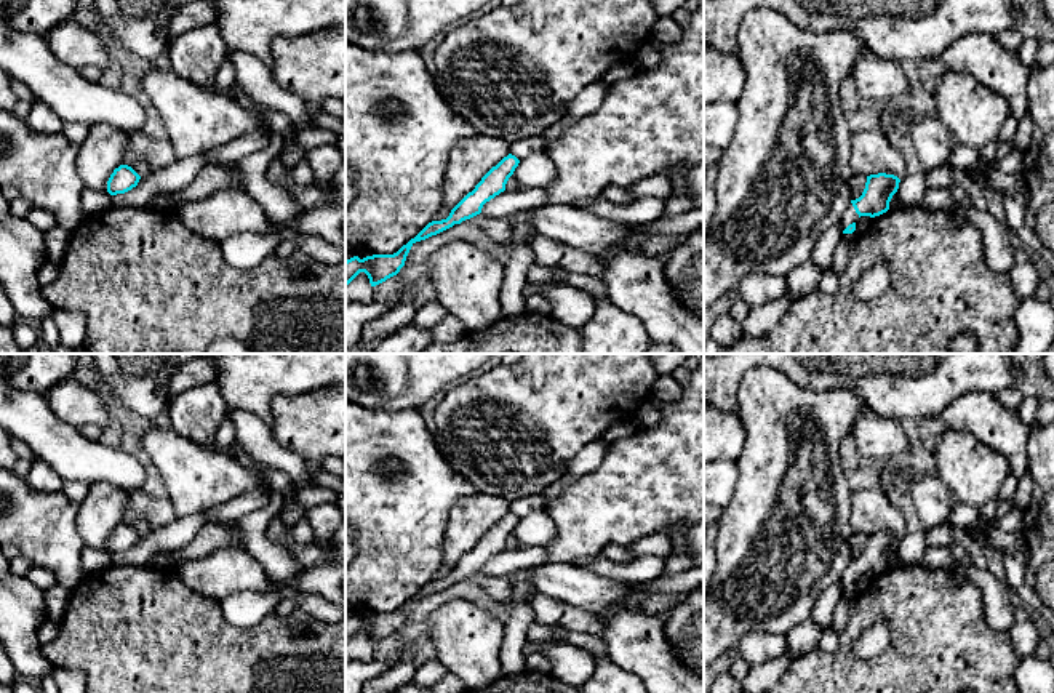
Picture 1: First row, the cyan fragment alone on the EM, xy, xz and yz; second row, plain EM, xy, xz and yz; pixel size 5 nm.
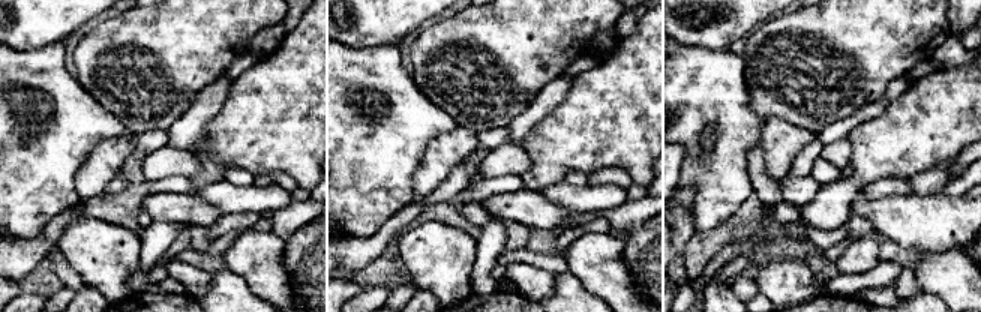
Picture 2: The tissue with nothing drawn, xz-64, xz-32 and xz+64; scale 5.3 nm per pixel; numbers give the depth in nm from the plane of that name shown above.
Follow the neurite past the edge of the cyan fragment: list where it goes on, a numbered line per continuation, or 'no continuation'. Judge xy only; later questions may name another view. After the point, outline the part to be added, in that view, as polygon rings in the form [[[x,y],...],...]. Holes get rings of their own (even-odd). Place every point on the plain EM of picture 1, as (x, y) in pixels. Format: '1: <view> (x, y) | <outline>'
no continuation

